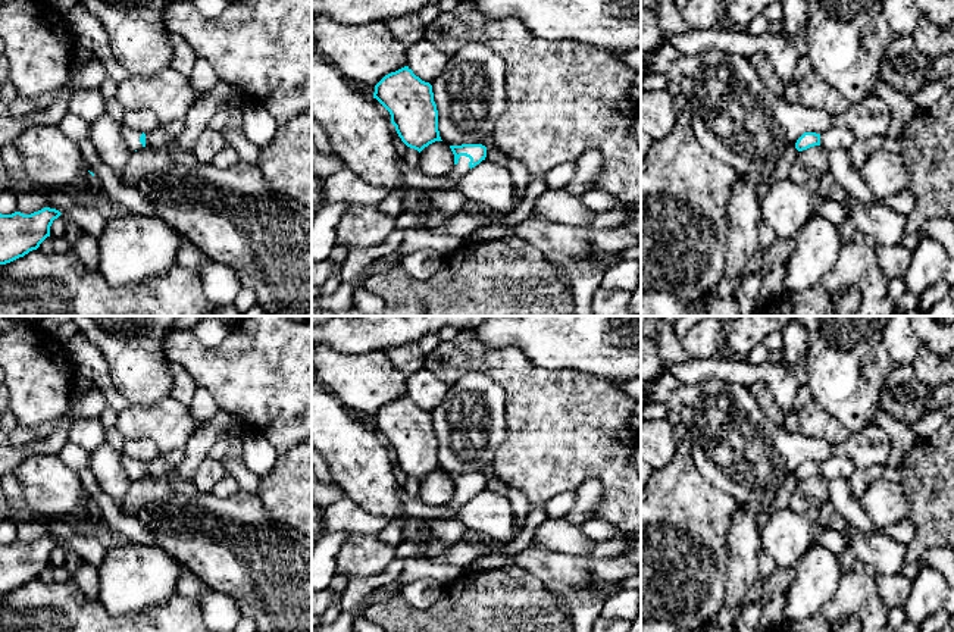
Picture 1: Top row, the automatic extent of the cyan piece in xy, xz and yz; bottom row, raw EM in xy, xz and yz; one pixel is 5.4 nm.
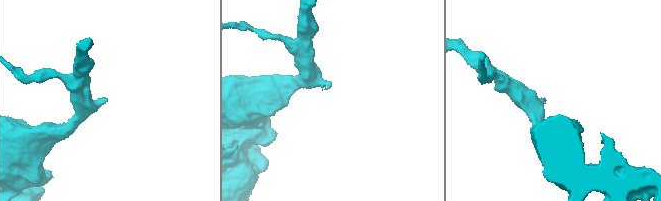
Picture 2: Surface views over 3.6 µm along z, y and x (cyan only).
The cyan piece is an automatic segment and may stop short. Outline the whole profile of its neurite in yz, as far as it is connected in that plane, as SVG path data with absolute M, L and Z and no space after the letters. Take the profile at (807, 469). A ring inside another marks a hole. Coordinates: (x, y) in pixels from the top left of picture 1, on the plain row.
M804 462L795 472L798 481L807 479L810 476L820 475L820 463Z

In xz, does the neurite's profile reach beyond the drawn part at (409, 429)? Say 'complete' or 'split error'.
complete

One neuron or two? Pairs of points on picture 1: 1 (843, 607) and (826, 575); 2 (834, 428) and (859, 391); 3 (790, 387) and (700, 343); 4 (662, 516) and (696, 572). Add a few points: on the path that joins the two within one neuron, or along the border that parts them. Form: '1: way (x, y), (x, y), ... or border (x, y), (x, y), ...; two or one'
1: border (843, 573), (835, 593), (812, 616); two
2: border (813, 399), (850, 432); two
3: border (719, 354), (690, 357); two
4: way (669, 529), (669, 546), (682, 559); one

